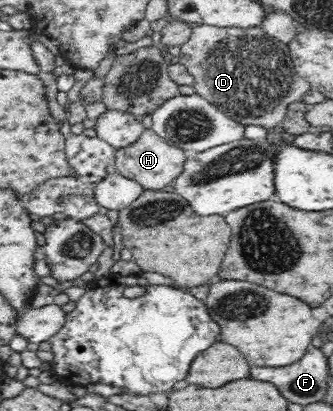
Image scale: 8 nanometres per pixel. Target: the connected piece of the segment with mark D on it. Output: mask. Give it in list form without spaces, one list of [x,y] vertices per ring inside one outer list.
[[[198,25],[192,30],[190,39],[180,48],[182,55],[179,61],[193,77],[194,92],[244,127],[253,124],[267,131],[274,128],[282,122],[287,106],[301,101],[303,94],[311,89],[310,84],[295,72],[288,44],[266,33],[261,26],[242,29]]]

